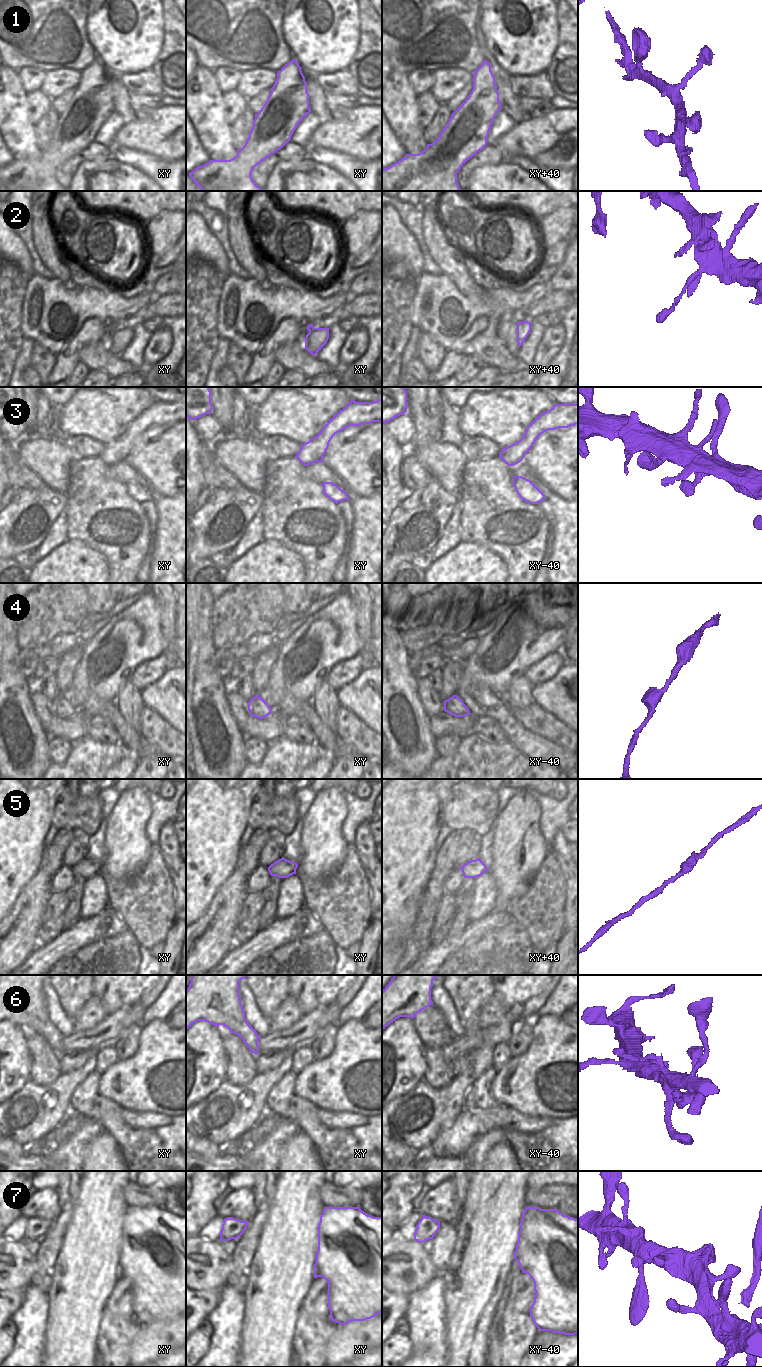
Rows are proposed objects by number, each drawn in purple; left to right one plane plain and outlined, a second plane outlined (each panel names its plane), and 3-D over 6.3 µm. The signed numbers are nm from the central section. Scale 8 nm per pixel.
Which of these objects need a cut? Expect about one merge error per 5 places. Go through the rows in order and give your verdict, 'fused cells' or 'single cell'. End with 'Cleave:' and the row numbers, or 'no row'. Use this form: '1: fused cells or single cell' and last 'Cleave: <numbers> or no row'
1: single cell
2: single cell
3: single cell
4: single cell
5: single cell
6: single cell
7: single cell
Cleave: no row

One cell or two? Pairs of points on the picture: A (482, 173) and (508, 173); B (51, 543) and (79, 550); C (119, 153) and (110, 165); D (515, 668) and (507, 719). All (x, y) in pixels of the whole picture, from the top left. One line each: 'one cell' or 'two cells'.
A: one cell
B: two cells
C: two cells
D: two cells

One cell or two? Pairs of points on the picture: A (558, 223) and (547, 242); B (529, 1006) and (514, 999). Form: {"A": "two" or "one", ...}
{"A": "one", "B": "two"}

